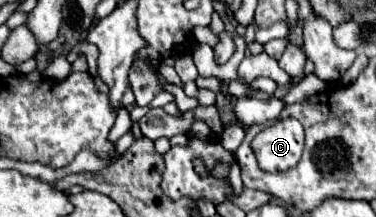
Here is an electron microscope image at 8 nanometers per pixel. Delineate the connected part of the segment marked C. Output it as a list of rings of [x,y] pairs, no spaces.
[[[281,119],[263,129],[253,141],[251,149],[257,163],[267,173],[281,173],[293,169],[303,153],[303,127],[297,119]]]

